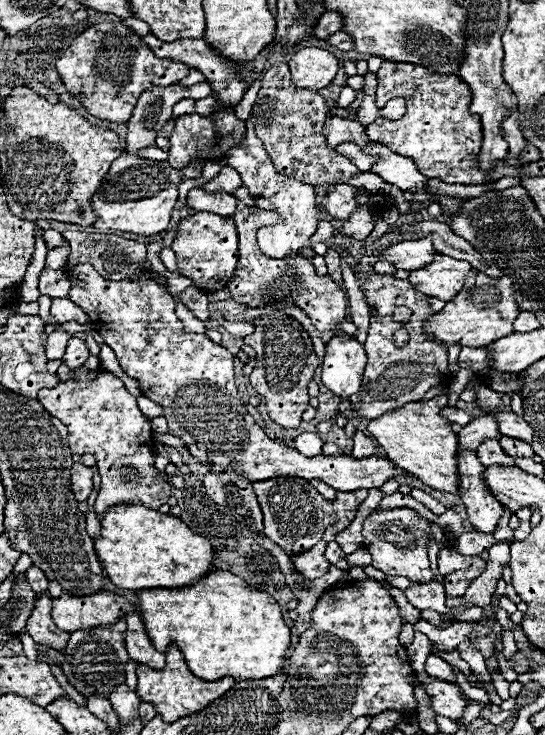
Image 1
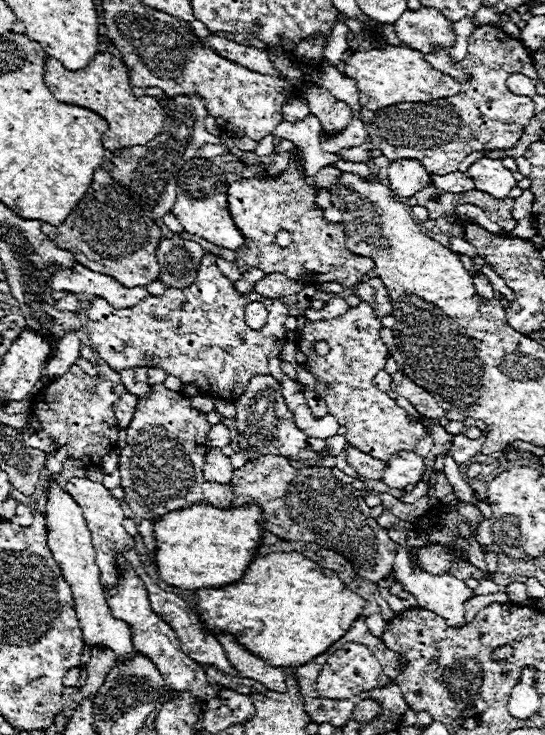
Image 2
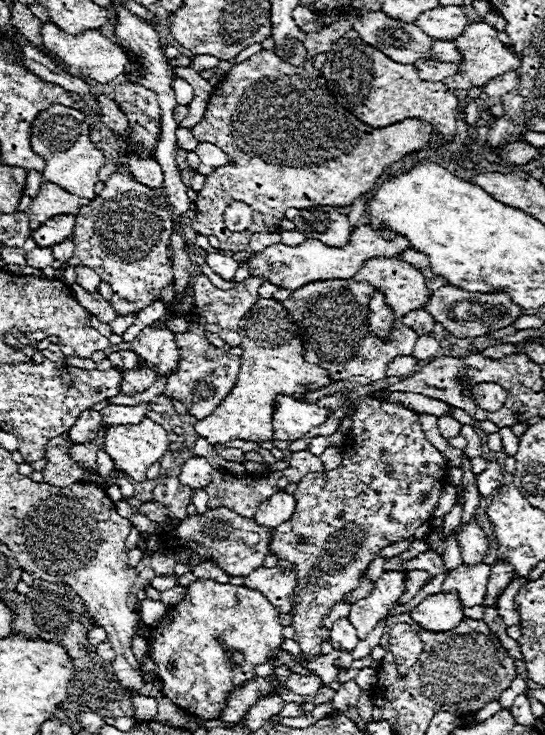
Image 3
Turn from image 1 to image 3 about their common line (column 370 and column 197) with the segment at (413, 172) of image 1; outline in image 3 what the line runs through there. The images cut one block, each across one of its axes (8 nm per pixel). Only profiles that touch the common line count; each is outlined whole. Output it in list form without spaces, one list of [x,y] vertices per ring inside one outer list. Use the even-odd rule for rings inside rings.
[[[198,142],[198,146],[196,146],[194,152],[200,156],[200,166],[198,166],[196,172],[198,172],[198,174],[204,174],[204,176],[208,176],[208,174],[214,172],[218,166],[222,166],[222,164],[228,162],[226,154],[224,154],[218,146],[214,146],[214,144],[210,144],[210,142]]]

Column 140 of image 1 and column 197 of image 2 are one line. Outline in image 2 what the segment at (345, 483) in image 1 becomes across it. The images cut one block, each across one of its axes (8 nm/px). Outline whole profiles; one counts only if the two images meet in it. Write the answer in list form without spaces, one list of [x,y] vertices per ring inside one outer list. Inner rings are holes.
[[[206,254],[202,258],[196,282],[190,288],[168,288],[162,296],[148,296],[132,308],[116,310],[96,296],[84,310],[86,332],[92,348],[116,372],[134,366],[162,368],[166,374],[180,378],[184,384],[196,384],[202,396],[214,396],[226,402],[238,400],[246,392],[252,376],[268,374],[280,382],[286,406],[294,414],[294,424],[306,436],[334,436],[340,426],[336,418],[332,414],[316,418],[306,404],[306,398],[298,394],[296,382],[280,370],[288,308],[280,300],[266,298],[258,292],[238,294],[232,282],[220,274],[214,258],[214,254]],[[250,302],[262,302],[268,308],[268,322],[260,330],[252,330],[244,322],[244,308]]]

